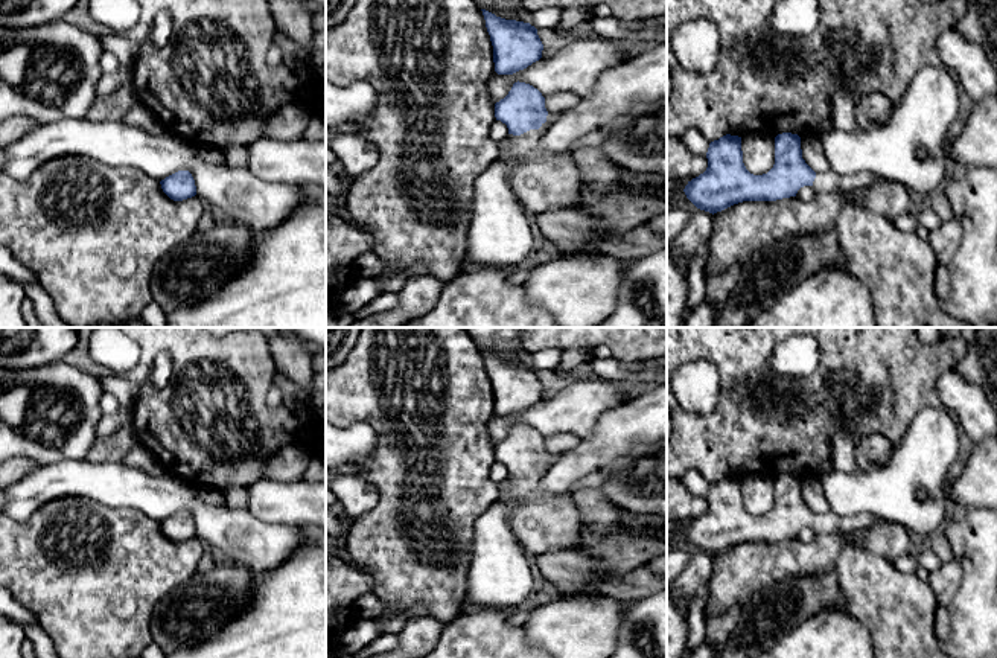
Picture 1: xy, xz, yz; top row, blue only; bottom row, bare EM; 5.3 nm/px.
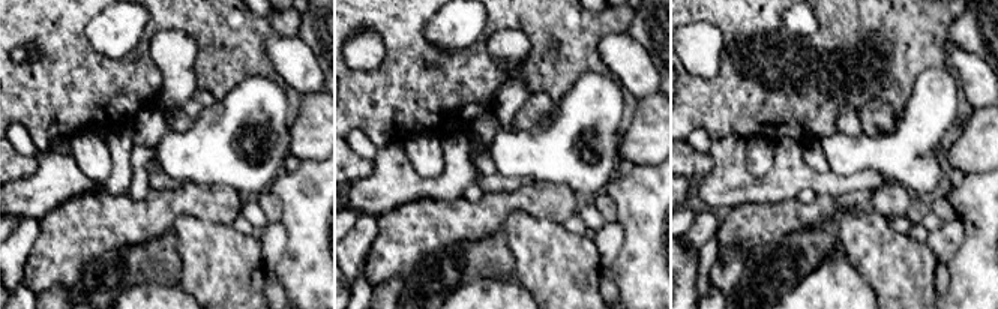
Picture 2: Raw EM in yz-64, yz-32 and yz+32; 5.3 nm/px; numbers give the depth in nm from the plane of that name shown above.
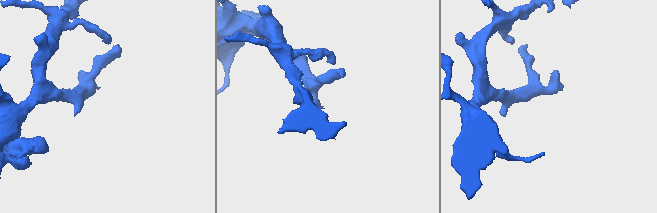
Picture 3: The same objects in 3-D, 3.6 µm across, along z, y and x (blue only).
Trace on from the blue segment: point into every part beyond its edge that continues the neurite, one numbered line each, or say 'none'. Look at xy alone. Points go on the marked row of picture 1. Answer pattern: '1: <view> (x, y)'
none

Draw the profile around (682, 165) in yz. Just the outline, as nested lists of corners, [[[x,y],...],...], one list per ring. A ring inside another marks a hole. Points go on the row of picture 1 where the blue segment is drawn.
[[[667,137],[667,178],[691,181],[706,168],[706,155],[691,152],[680,139]]]

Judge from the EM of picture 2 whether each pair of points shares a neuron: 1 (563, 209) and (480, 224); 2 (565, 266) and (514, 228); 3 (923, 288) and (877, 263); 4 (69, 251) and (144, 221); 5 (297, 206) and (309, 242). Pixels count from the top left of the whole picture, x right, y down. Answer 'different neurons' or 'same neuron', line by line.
1: same neuron
2: same neuron
3: same neuron
4: same neuron
5: same neuron

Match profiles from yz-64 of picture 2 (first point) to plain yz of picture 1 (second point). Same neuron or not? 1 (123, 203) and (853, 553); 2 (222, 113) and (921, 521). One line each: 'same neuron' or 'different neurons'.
1: different neurons
2: same neuron

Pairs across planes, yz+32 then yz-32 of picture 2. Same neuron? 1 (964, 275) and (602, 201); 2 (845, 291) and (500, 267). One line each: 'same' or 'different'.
1: different
2: different

